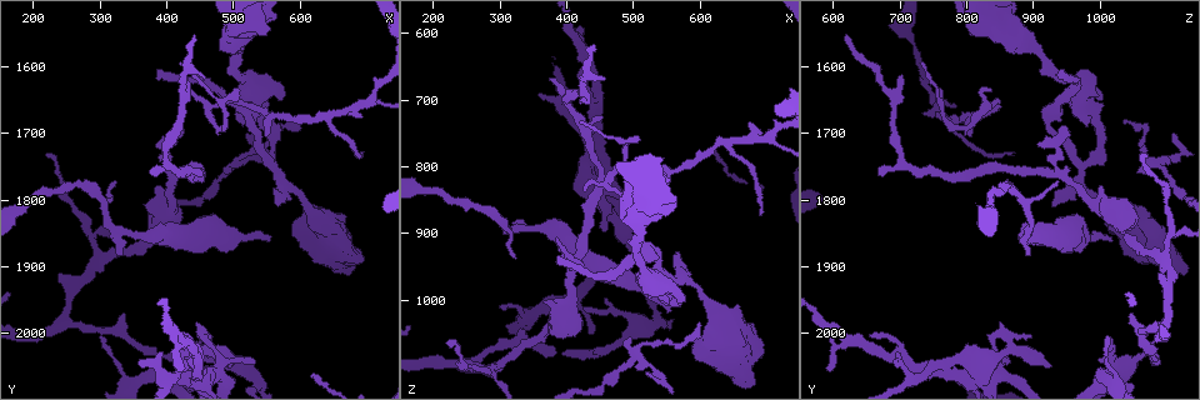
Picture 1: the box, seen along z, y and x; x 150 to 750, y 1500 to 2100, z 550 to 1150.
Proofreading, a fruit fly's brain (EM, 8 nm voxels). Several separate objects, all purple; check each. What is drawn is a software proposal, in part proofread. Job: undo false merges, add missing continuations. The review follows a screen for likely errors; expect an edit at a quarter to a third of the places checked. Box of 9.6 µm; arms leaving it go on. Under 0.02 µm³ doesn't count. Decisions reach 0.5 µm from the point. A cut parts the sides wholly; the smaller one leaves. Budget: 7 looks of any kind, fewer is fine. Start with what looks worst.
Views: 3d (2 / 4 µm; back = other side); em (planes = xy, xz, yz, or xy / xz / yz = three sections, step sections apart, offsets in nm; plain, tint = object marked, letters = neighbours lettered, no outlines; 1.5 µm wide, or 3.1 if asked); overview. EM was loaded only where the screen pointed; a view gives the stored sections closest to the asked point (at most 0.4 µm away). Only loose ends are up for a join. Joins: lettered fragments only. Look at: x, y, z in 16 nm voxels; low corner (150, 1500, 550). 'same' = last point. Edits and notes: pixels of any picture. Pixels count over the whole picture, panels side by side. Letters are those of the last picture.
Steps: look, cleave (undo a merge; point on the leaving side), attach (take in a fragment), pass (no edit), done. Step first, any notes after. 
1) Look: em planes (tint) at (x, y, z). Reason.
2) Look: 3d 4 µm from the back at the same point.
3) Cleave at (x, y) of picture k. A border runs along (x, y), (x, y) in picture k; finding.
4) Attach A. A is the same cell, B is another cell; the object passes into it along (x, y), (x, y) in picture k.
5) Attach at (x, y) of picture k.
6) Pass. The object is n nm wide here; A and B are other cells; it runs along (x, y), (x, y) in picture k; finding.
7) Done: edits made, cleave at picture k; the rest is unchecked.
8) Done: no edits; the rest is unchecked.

Look: 3d 4 µm at (690, 1725, 870). Thin end.

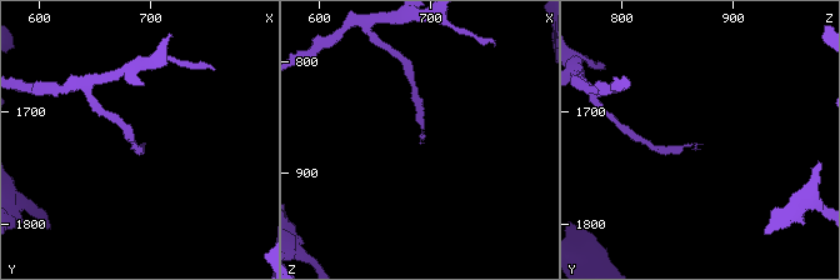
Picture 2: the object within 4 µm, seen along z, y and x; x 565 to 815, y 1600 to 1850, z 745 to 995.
Look: em planes (letters) at (692, 1730, 872). Need the tissue.

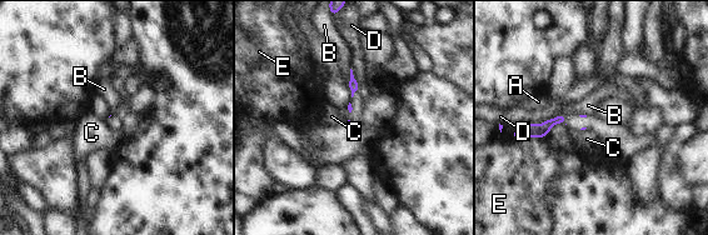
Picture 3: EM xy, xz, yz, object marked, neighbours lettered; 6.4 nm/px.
Pass. A, B, C, D and E are other cells; a border runs along (350, 68), (348, 85) in picture 3; none of them fits.

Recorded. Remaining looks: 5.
Look: 3d 2 µm at (555, 1860, 1015). Free end.

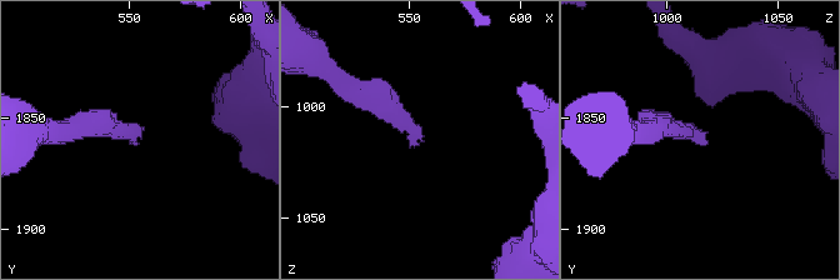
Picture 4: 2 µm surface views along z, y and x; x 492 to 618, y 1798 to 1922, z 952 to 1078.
Look: em planes (letters) at (553, 1860, 1017).

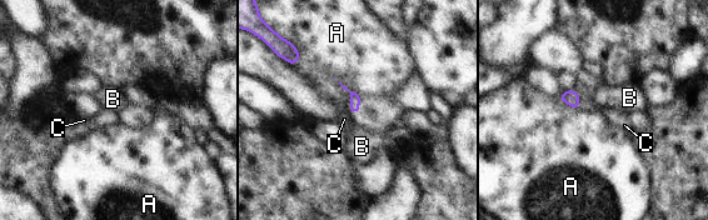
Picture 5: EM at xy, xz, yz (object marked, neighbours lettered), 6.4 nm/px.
Pass. The longest contact is with A, 150 nm; A, B and C are other cells; none of them fits.

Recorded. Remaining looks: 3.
Look: 3d 4 µm at (330, 1885, 895). Branch stops here.

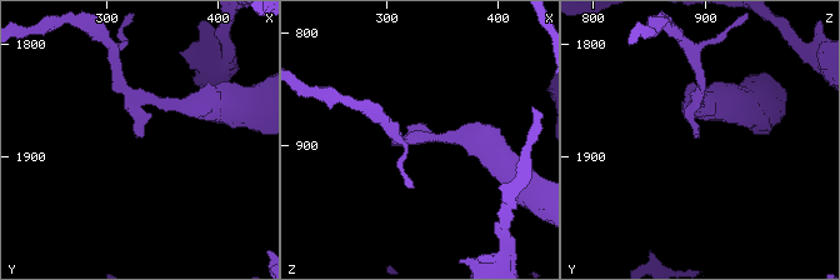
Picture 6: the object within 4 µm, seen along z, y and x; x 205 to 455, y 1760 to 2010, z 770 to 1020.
Look: em planes (letters) at (330, 1880, 894). Shape alone is not enough.

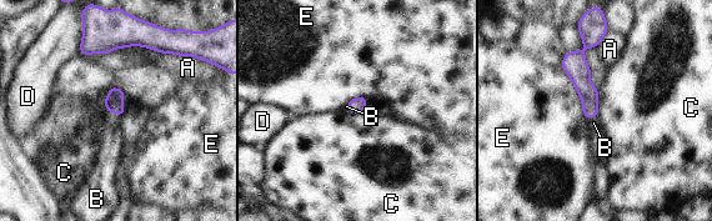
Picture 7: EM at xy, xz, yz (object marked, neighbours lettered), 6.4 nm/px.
Attach B. The object is 100 nm wide here; B is the same cell, A, C, D and E are other cells; the object passes into it along (114, 101), (114, 111), (110, 140) in picture 7; it goes on there.

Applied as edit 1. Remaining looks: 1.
Done: edits made, attach at picture 7; the rest is unchecked.

